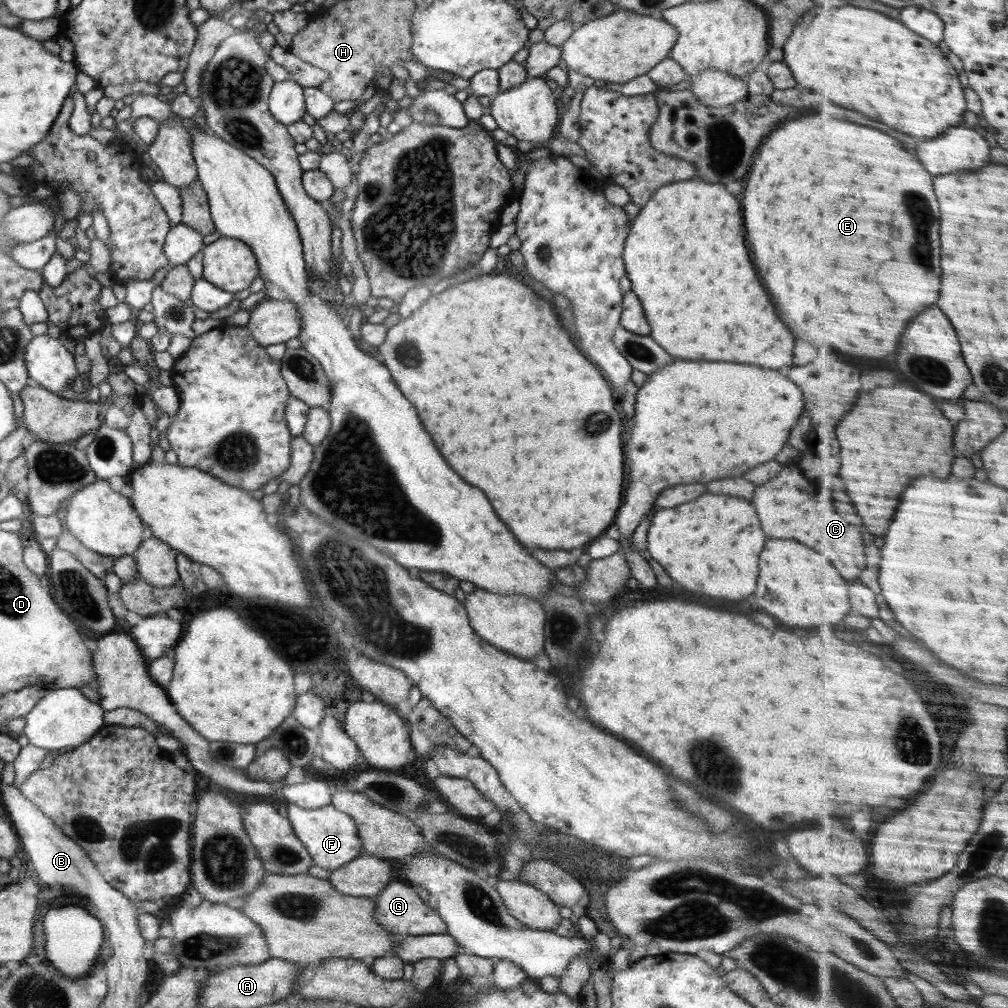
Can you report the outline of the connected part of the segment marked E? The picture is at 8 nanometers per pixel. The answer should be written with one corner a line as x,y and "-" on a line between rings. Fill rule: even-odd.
796,115
788,118
782,128
771,132
759,146
758,158
752,164
752,170
746,180
742,214
744,214
748,248
752,250
758,274
772,296
776,314
784,320
784,324
792,330
796,338
802,338
804,342
810,342
816,348
836,348
844,354
858,356
858,358
888,358
890,354
898,352
904,330
914,320
912,316
920,316
930,306
934,306
936,300
940,298
942,276
944,276
942,242
940,242
942,212
934,190
934,176
924,168
924,164
912,152
908,152
902,146
900,140
896,140
894,136
882,130
874,130
872,126
836,120
836,118
820,118
820,116
798,118
-
884,222
900,228
900,234
898,230
884,230

